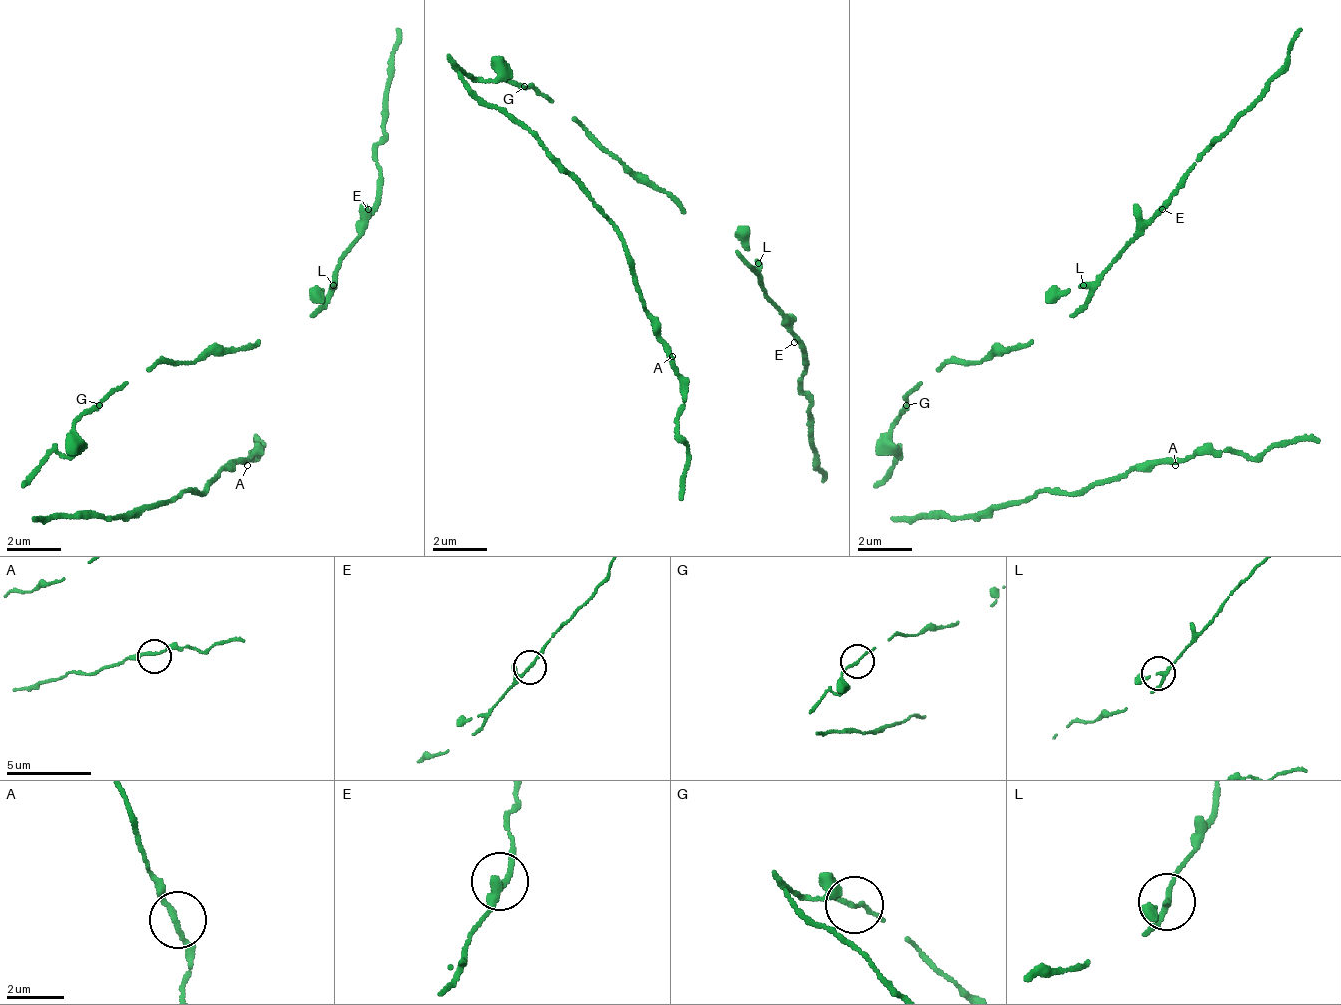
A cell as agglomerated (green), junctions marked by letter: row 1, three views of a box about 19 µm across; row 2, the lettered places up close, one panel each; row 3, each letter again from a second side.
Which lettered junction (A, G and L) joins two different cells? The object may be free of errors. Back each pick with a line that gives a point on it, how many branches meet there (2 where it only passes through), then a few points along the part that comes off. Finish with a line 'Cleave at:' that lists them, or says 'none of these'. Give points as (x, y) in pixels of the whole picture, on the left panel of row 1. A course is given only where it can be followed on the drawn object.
Cleave at: none of these

